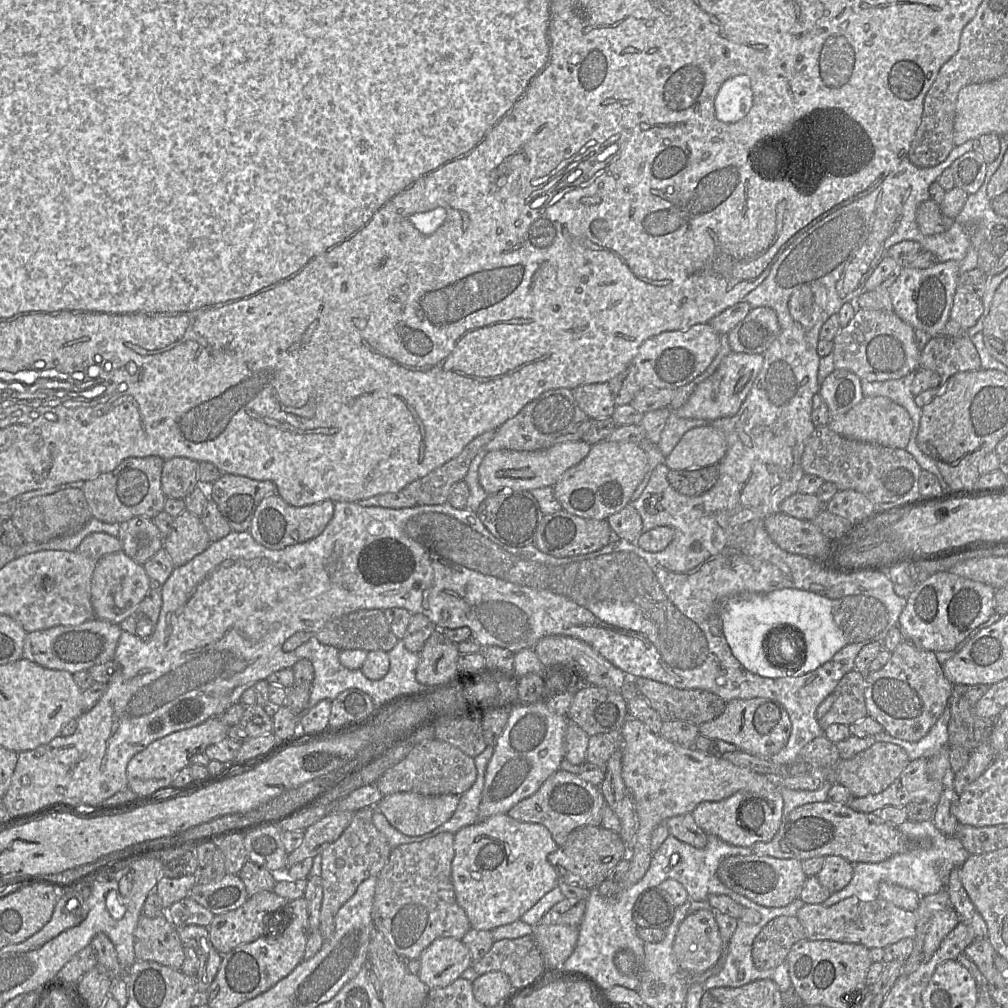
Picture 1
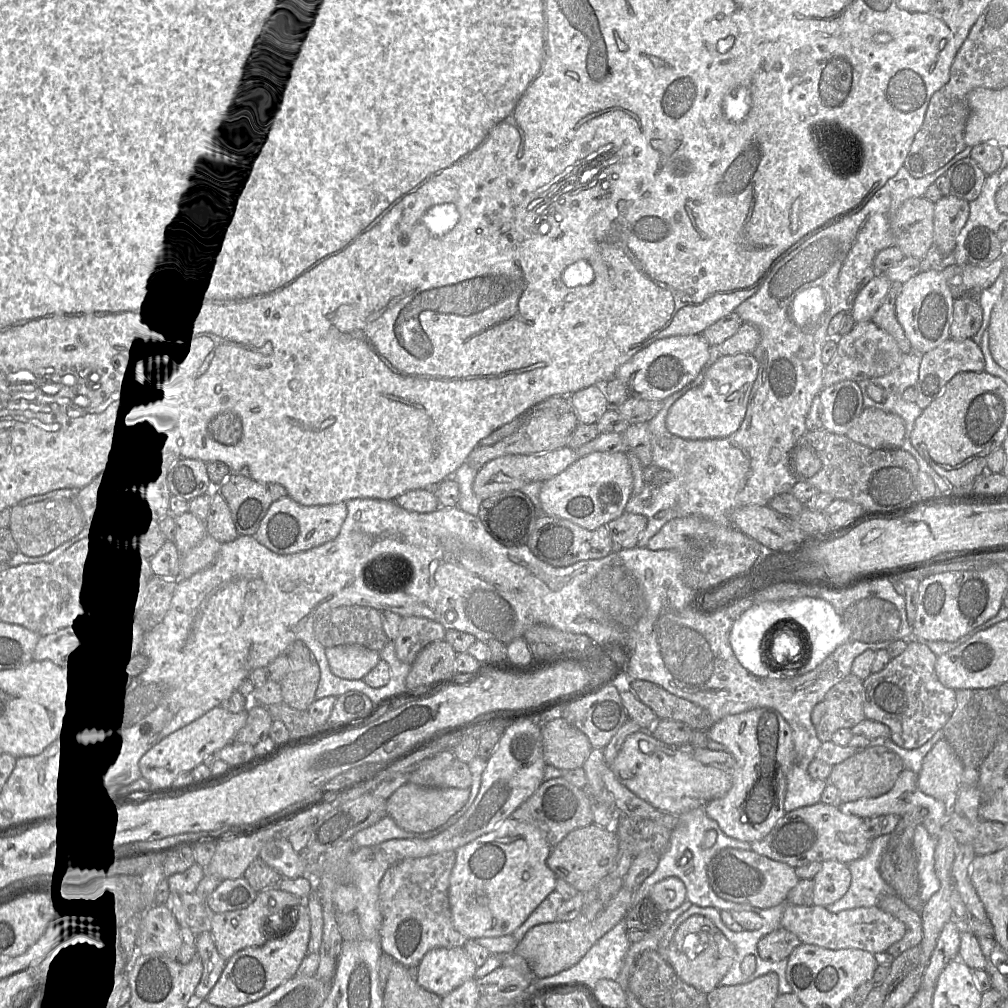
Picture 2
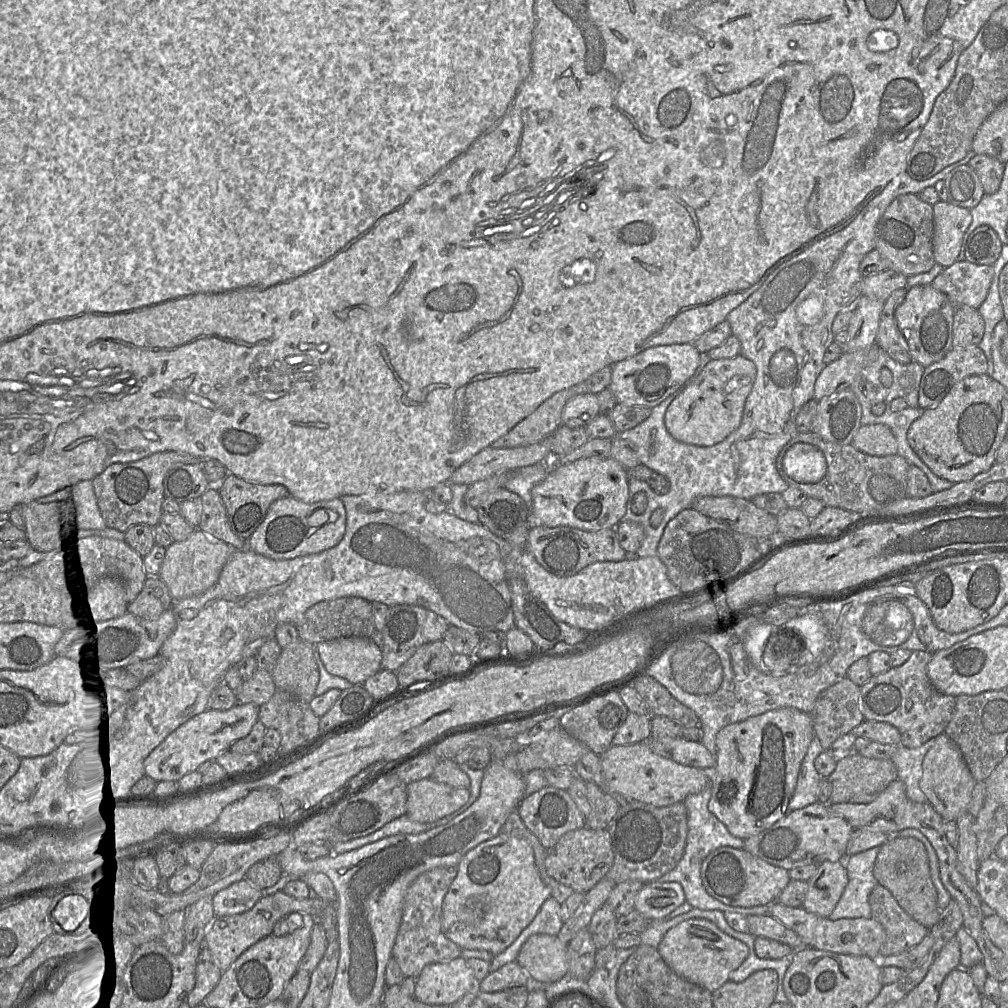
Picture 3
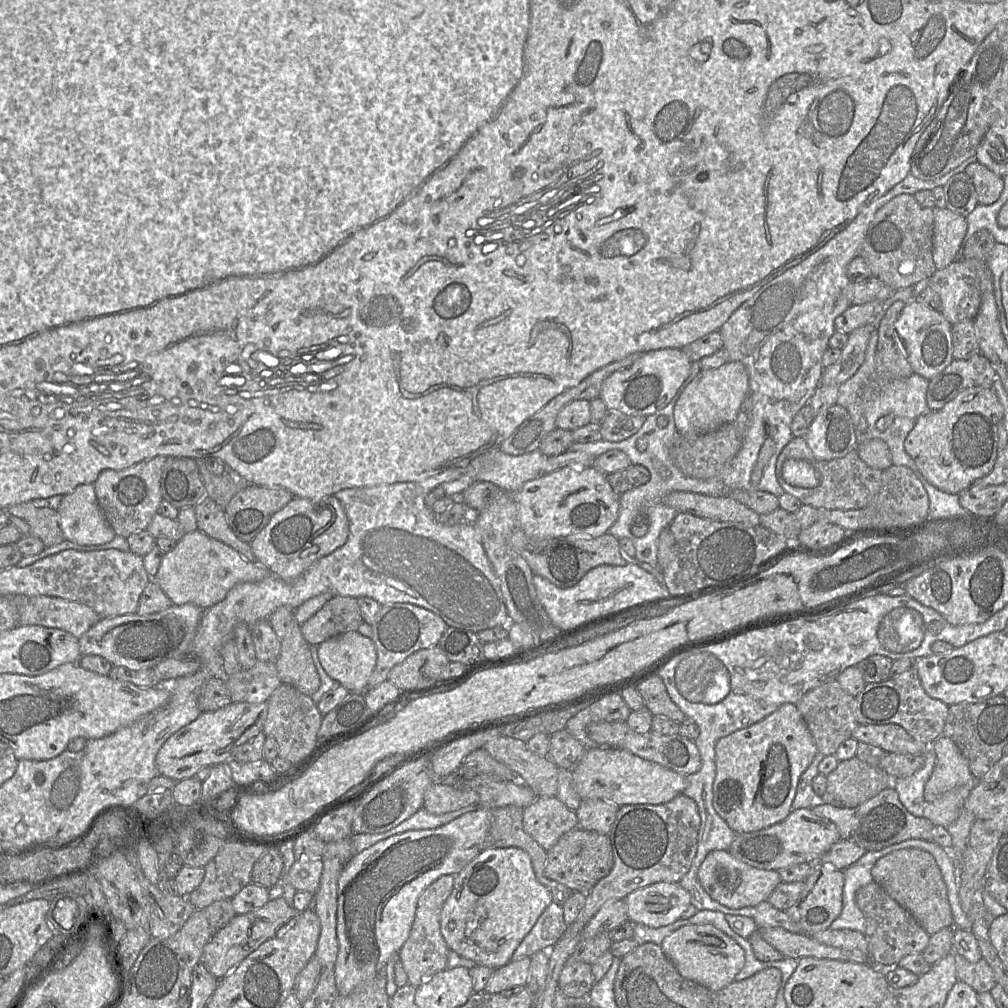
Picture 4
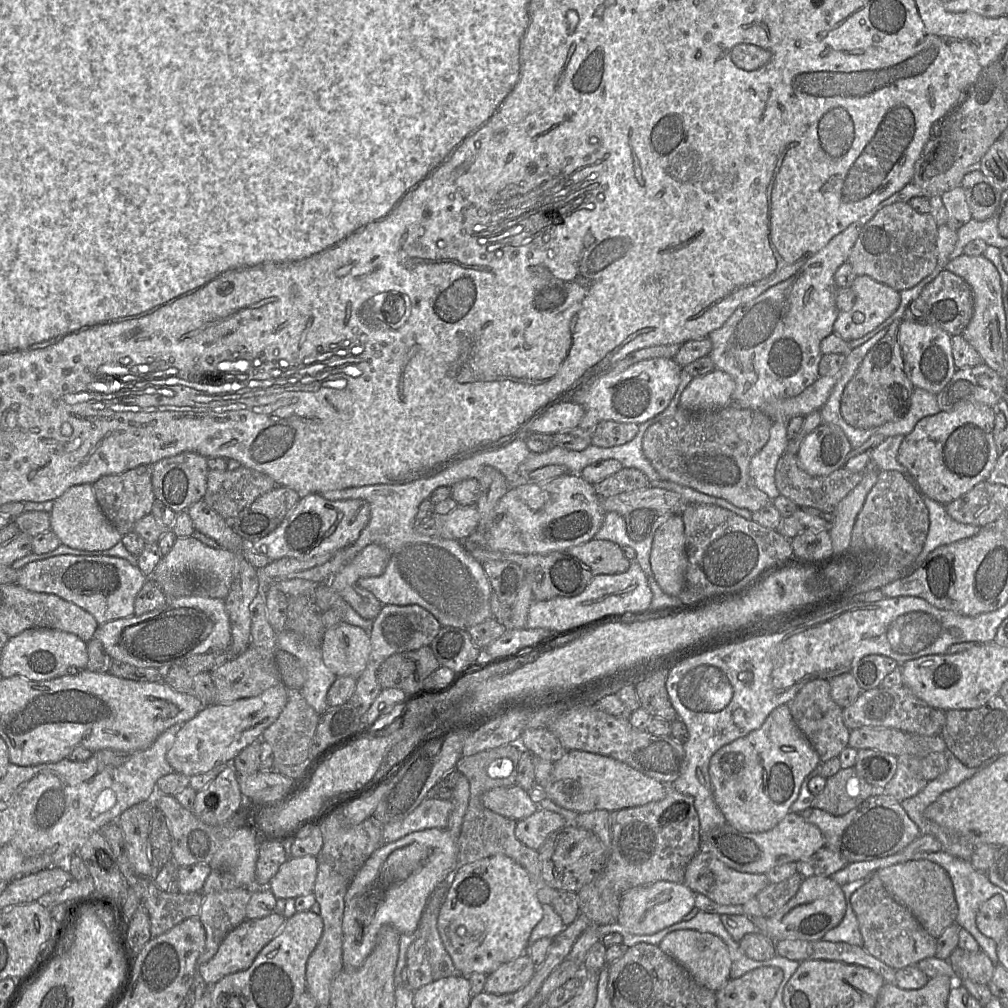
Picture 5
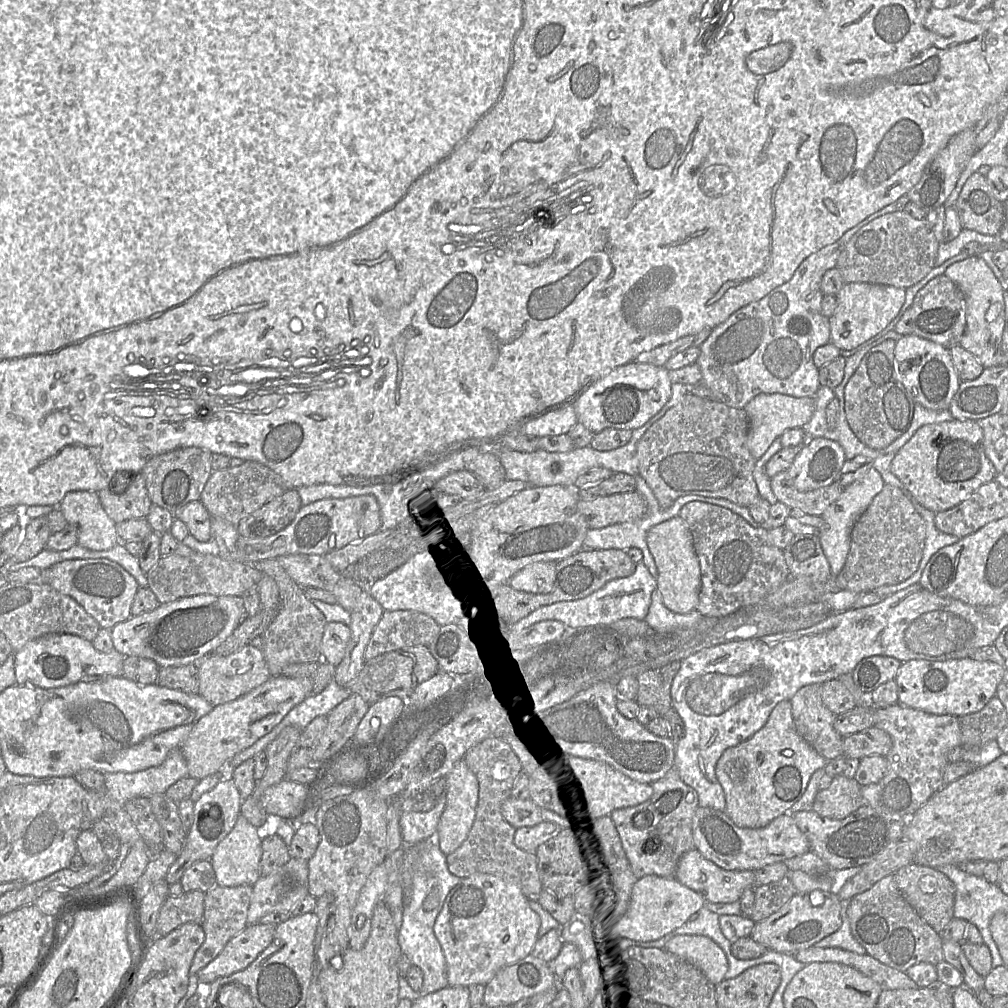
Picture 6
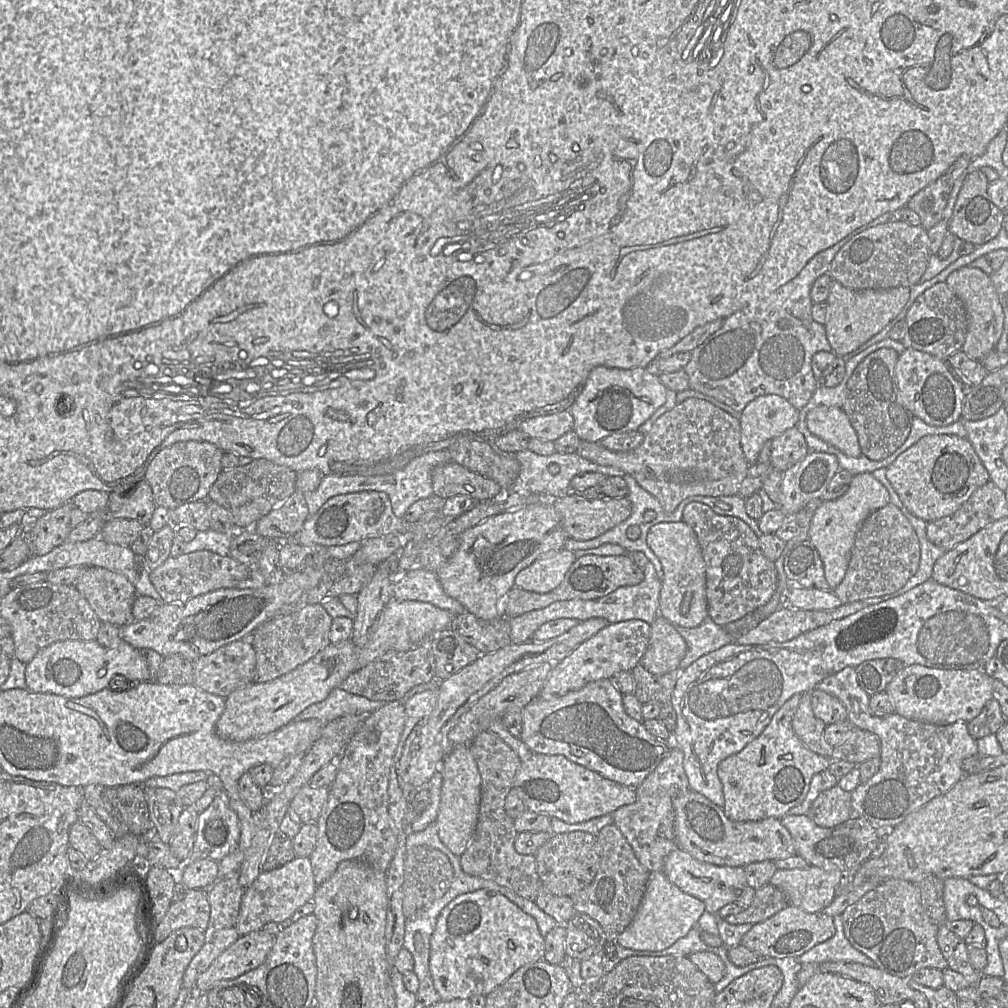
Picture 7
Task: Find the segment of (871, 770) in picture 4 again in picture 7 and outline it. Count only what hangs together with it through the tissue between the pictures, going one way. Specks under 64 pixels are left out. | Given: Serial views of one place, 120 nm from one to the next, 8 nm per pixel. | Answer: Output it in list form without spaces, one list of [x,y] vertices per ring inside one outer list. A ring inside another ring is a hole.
[[[837,784],[818,795],[807,815],[816,825],[832,828],[853,817],[851,801],[851,792]]]

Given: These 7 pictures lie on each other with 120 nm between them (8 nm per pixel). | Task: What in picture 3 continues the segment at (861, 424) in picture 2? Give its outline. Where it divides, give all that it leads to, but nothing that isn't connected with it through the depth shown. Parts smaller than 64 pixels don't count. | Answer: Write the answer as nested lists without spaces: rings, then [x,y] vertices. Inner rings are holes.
[[[884,424],[861,425],[851,445],[871,456],[894,455],[898,448],[892,431]]]

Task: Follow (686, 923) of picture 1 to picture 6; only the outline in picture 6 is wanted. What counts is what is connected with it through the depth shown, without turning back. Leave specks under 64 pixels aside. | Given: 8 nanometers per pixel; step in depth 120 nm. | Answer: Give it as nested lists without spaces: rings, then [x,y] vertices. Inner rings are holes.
[[[677,935],[668,941],[664,950],[694,965],[715,986],[725,979],[729,969],[724,951],[706,936]]]

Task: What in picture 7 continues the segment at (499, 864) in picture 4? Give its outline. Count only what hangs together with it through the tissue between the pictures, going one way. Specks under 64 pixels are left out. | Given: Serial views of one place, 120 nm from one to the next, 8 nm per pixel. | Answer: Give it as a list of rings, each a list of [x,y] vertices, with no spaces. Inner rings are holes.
[[[490,890],[466,893],[449,903],[431,938],[430,971],[442,1001],[488,996],[524,965],[542,961],[545,941],[533,917],[504,895]]]

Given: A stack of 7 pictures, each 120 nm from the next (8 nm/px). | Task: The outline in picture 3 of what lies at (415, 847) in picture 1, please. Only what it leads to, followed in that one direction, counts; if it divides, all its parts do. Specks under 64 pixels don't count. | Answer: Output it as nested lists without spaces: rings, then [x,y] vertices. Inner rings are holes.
[[[455,866],[439,867],[421,874],[408,888],[403,904],[401,925],[392,957],[406,977],[418,978],[428,964],[446,962],[461,956],[462,949],[443,933],[443,901],[458,872]]]

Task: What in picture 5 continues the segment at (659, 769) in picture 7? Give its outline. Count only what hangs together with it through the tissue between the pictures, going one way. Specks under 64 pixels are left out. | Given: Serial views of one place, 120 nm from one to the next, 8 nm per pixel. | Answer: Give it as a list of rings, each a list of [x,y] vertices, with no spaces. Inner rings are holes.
[[[666,785],[666,796],[662,800],[611,813],[612,843],[603,873],[615,890],[625,893],[631,888],[658,881],[684,883],[687,865],[701,850],[700,820],[692,796],[680,793],[673,785]]]

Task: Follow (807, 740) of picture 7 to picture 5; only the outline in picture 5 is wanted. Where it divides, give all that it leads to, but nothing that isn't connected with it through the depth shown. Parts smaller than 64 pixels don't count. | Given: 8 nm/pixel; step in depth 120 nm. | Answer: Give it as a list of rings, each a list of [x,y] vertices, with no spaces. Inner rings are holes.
[[[812,680],[805,684],[789,703],[792,718],[818,753],[821,763],[838,757],[848,746],[850,732],[843,721],[843,708],[834,702],[831,697],[829,680]]]

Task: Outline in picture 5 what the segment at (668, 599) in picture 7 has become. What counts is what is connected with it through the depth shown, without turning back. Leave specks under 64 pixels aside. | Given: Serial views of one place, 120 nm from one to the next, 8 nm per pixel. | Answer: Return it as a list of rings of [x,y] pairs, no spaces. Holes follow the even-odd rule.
[[[672,515],[656,530],[650,561],[653,576],[662,591],[678,597],[683,590],[688,567],[681,515]]]

